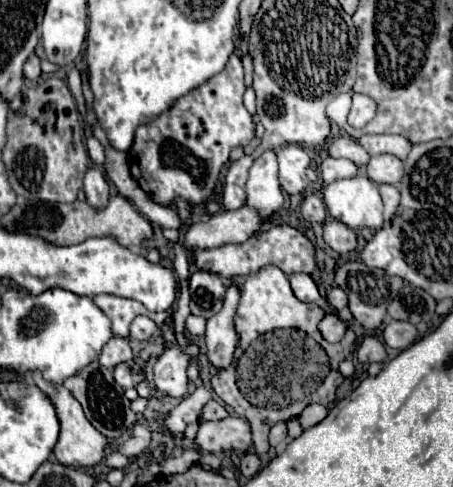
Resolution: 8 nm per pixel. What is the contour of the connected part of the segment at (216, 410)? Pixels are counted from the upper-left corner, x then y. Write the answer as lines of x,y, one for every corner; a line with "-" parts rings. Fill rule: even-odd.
214,399
210,403
206,403
202,413
200,413
202,421
218,421
218,419
224,419
224,417
228,417
228,411
224,409
224,403
214,401

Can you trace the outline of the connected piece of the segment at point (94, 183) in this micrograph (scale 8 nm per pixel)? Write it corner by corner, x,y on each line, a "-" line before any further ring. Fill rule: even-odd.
96,167
88,169
88,173
84,177
84,193
86,193
86,201
96,211
102,211
108,205
110,185
108,185
108,181
100,169
96,169

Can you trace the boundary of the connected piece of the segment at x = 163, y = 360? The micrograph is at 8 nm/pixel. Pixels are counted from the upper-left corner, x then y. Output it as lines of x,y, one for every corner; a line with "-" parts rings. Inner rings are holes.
168,347
154,361
154,385
158,391
182,399
188,393
188,377
186,369
190,365
190,357
178,347

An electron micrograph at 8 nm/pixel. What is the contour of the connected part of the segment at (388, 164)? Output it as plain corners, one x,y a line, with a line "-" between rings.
376,155
366,165
366,173
378,185
396,185
404,175
404,163
394,155

